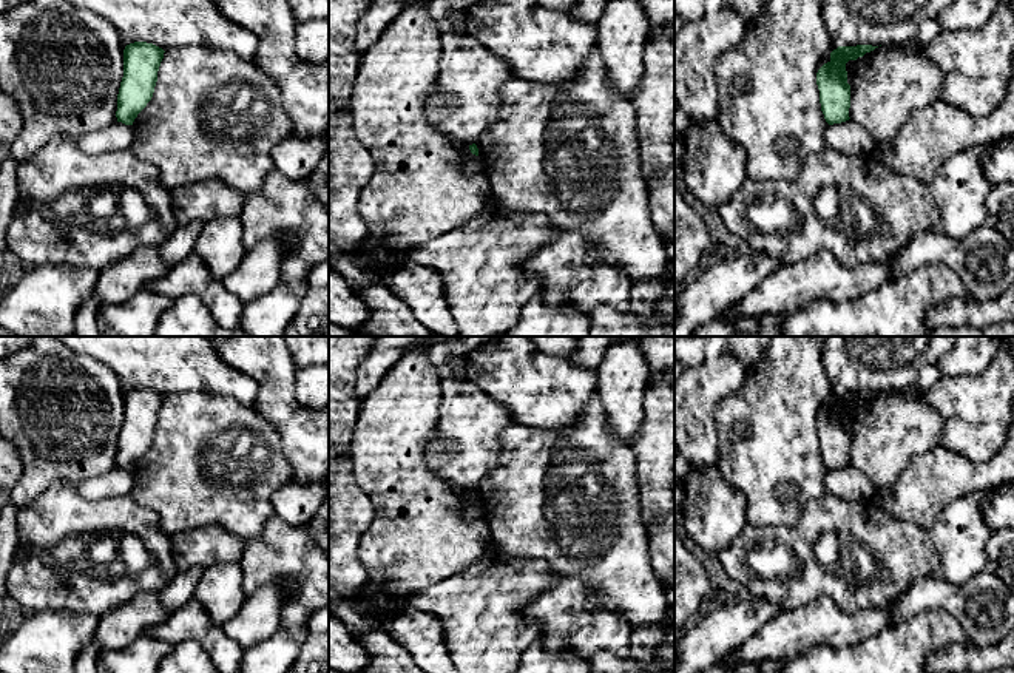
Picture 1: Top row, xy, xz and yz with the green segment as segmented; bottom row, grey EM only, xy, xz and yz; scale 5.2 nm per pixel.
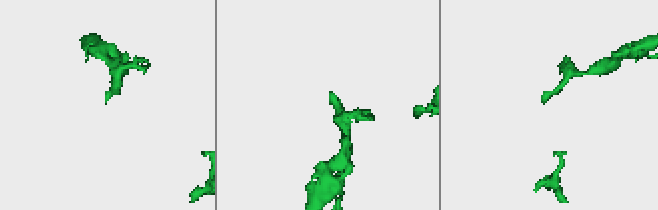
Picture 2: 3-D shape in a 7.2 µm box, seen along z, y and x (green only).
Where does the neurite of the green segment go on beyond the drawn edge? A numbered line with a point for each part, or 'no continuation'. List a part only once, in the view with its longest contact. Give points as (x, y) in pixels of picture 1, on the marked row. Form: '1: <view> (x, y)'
no continuation

